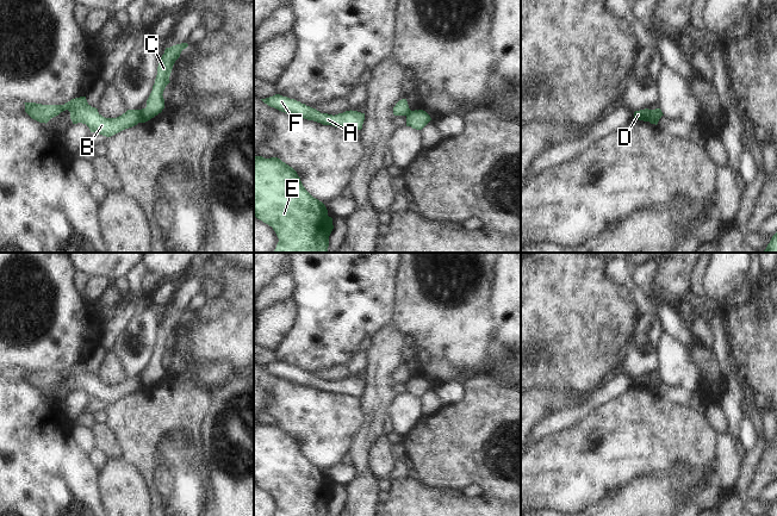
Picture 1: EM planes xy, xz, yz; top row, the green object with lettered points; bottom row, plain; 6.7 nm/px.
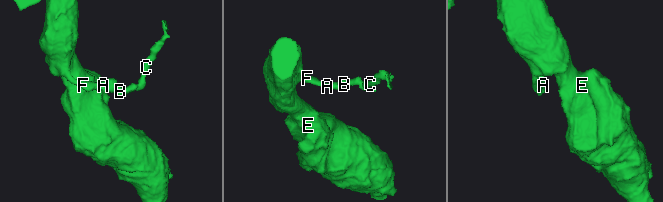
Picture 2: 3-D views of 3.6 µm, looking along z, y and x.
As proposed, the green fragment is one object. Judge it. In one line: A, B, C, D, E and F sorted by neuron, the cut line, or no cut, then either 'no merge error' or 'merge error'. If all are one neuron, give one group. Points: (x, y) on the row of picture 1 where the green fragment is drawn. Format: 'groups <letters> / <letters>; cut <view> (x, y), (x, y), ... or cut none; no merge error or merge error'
groups A B D E F / C; cut xy (140, 110), (141, 122); merge error

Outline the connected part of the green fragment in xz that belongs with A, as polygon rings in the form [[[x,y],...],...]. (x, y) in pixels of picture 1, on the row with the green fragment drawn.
[[[275,94],[273,97],[261,99],[265,104],[281,112],[290,113],[298,118],[313,120],[323,125],[332,125],[335,128],[349,128],[352,130],[361,130],[365,120],[365,113],[358,111],[346,111],[338,114],[321,113],[316,108],[306,106],[300,101]]]

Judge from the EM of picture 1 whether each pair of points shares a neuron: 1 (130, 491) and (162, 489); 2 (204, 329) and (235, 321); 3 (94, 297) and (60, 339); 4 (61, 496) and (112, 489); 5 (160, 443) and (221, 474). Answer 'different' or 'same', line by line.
1: different
2: same
3: different
4: different
5: different

